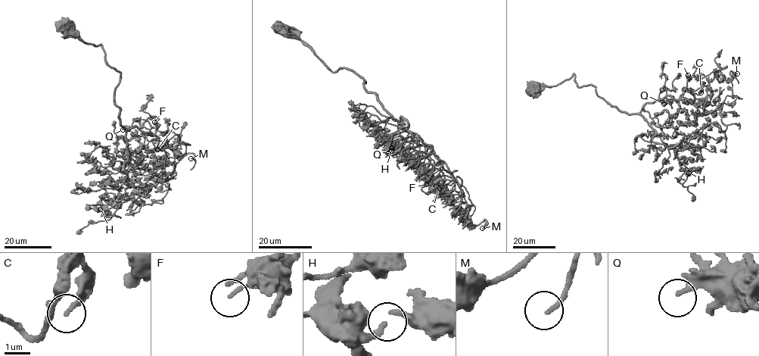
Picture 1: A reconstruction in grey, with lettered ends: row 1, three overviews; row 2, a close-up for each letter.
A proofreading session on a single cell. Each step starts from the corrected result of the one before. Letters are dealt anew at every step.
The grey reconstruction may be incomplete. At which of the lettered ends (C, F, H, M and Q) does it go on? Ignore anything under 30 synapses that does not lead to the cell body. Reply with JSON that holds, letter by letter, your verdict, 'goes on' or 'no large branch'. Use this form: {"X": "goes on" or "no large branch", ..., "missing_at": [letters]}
{"C": "no large branch", "F": "no large branch", "H": "no large branch", "M": "goes on", "Q": "goes on", "missing_at": ["M", "Q"]}

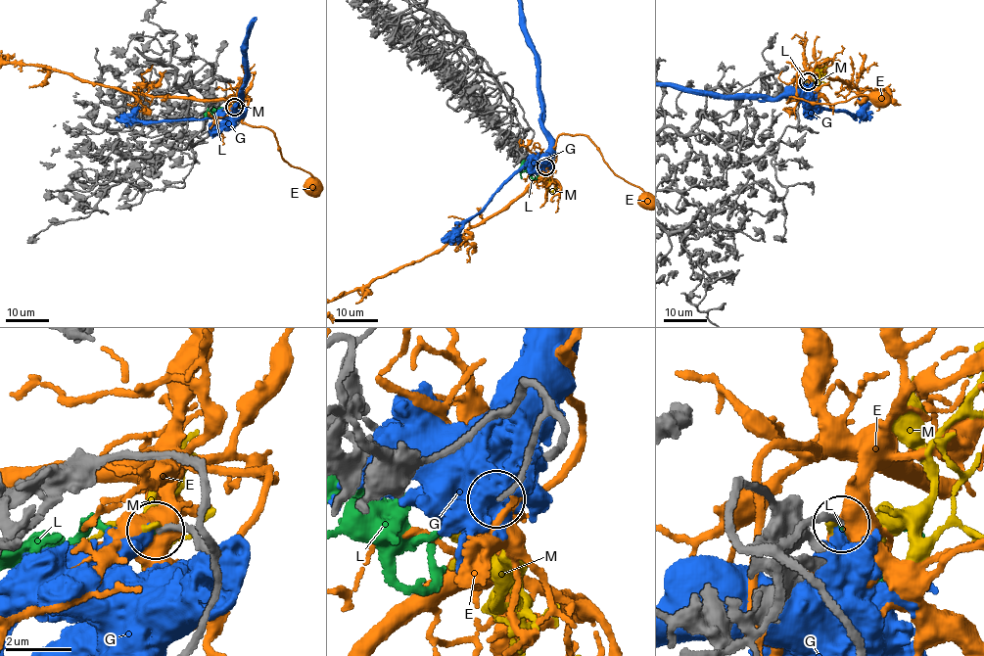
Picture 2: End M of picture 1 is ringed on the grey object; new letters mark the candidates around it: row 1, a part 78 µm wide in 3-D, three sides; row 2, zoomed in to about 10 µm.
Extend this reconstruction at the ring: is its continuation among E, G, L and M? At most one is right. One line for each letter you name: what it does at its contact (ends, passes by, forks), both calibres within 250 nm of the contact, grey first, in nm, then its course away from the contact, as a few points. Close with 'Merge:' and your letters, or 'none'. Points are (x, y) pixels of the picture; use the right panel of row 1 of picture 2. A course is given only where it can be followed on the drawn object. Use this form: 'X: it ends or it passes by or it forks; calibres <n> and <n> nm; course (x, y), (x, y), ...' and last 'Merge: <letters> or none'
L: it ends; calibres 160 and 160 nm
Merge: L

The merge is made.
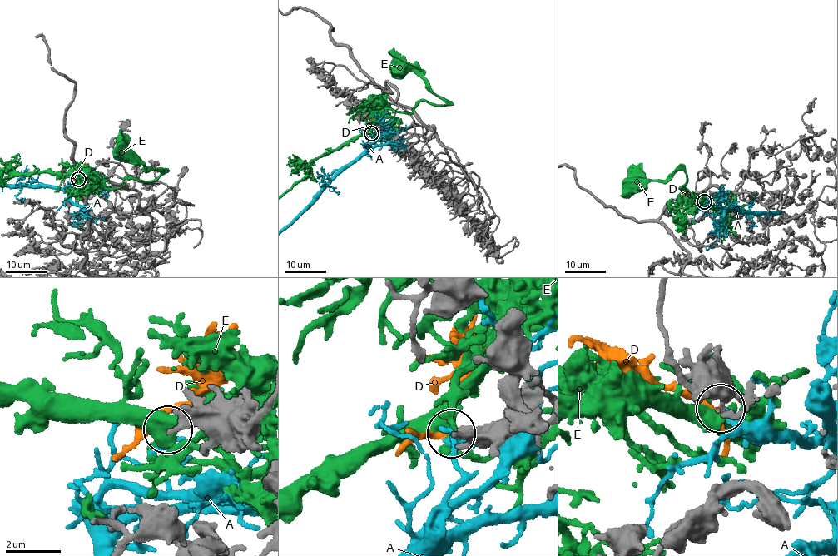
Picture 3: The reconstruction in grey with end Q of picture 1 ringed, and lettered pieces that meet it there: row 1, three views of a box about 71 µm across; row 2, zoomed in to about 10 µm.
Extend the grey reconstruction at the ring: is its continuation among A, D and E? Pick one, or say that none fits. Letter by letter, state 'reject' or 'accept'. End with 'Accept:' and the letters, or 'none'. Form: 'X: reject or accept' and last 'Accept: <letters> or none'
A: reject
D: accept
E: reject
Accept: D

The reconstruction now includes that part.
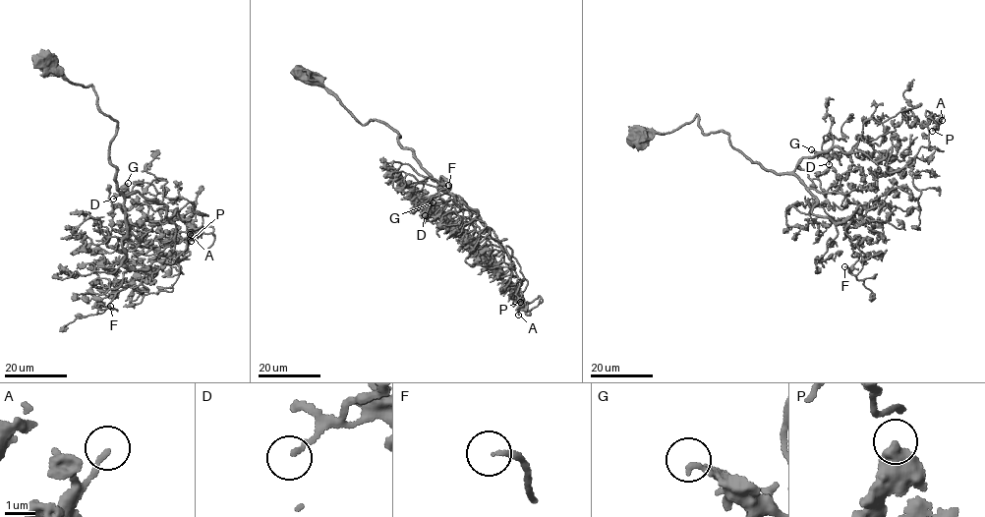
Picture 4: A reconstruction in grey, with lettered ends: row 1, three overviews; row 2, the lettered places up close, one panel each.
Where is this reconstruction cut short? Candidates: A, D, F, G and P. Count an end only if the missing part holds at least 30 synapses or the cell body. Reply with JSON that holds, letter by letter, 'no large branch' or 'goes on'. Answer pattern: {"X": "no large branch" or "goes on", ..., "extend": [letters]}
{"A": "no large branch", "D": "no large branch", "F": "goes on", "G": "no large branch", "P": "no large branch", "extend": ["F"]}

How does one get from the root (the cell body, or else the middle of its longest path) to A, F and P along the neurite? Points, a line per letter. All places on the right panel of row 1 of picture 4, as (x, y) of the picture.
A: (636, 138), (697, 116), (780, 173), (850, 152), (866, 120), (942, 120)
F: (636, 138), (697, 116), (725, 132), (795, 175), (812, 213), (851, 219), (862, 265), (844, 266)
P: (636, 138), (697, 116), (780, 173), (850, 152), (866, 120), (910, 110), (922, 127), (927, 110), (932, 131)

